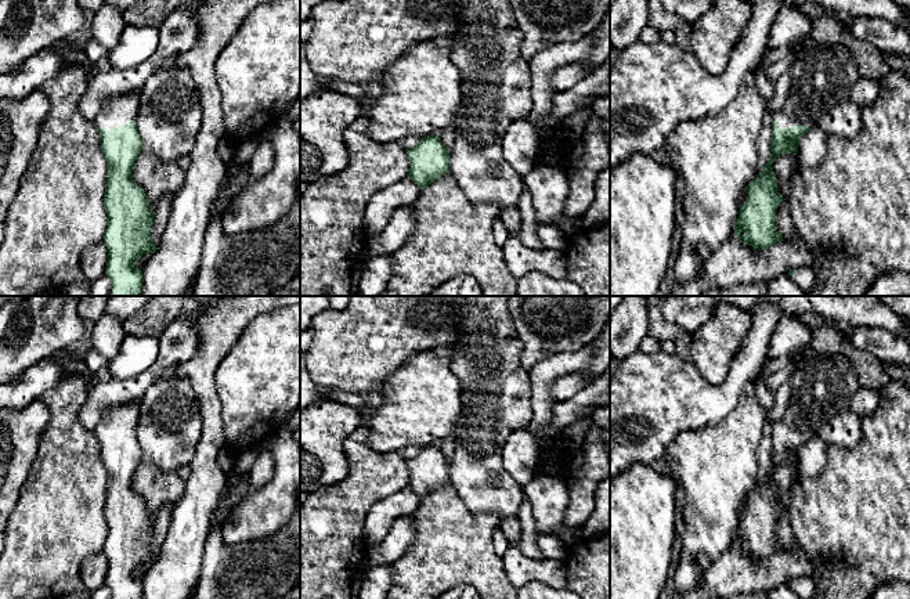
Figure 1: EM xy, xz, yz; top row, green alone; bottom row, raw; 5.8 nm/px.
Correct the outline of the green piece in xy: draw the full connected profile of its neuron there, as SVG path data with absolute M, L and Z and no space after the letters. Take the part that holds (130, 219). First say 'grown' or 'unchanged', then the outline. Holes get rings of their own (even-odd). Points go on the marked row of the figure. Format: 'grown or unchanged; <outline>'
grown; M138 94L105 101L93 120L108 163L104 196L108 214L105 275L115 296L141 296L142 270L136 267L136 261L145 253L156 252L151 239L155 213L145 191L133 180L134 163L145 147L136 126Z

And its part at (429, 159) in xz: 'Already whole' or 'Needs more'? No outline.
Already whole

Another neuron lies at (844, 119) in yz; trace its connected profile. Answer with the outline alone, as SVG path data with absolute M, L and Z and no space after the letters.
M851 100L837 104L817 119L817 126L830 136L851 138L862 129L862 109Z

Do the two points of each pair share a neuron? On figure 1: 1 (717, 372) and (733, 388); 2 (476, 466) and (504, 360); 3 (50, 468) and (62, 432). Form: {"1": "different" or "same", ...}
{"1": "different", "2": "same", "3": "same"}

